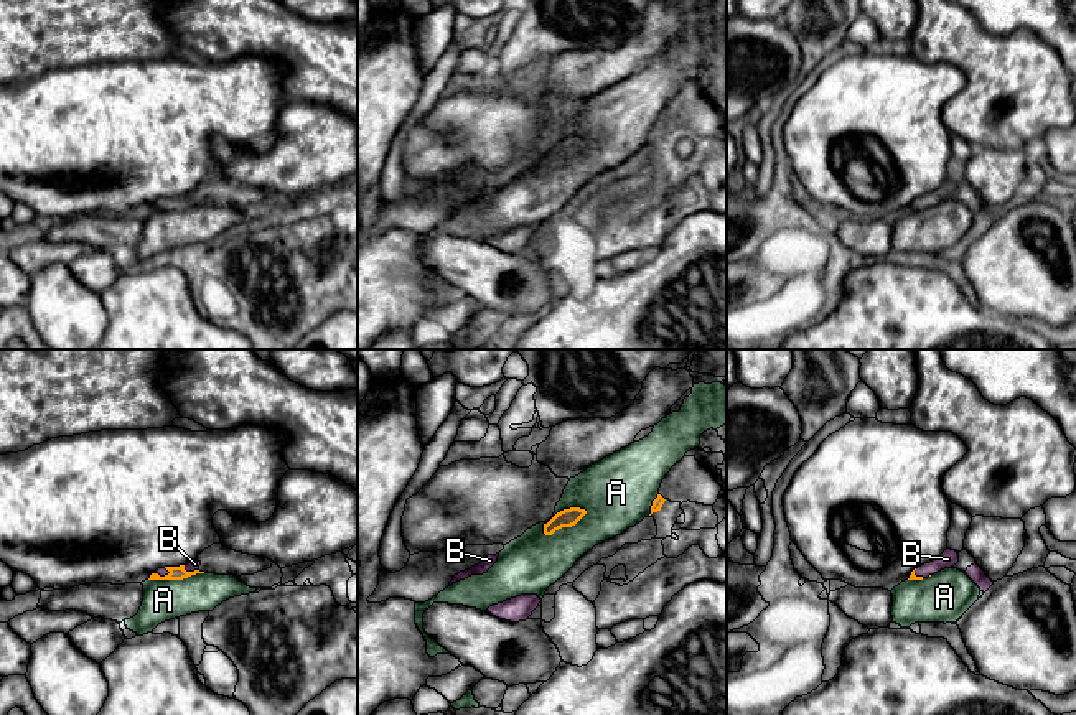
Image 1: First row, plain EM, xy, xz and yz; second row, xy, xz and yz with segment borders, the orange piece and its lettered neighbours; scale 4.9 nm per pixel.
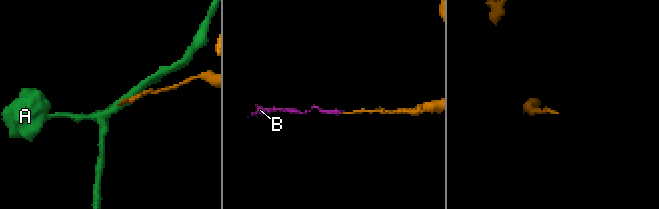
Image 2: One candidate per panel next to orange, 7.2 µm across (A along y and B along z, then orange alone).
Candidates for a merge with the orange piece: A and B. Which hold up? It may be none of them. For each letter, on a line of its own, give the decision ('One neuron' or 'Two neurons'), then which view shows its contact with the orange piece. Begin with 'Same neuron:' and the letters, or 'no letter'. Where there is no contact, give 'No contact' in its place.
Same neuron: B
A: Two neurons. Touches orange in xz
B: One neuron. Touches orange in xy

